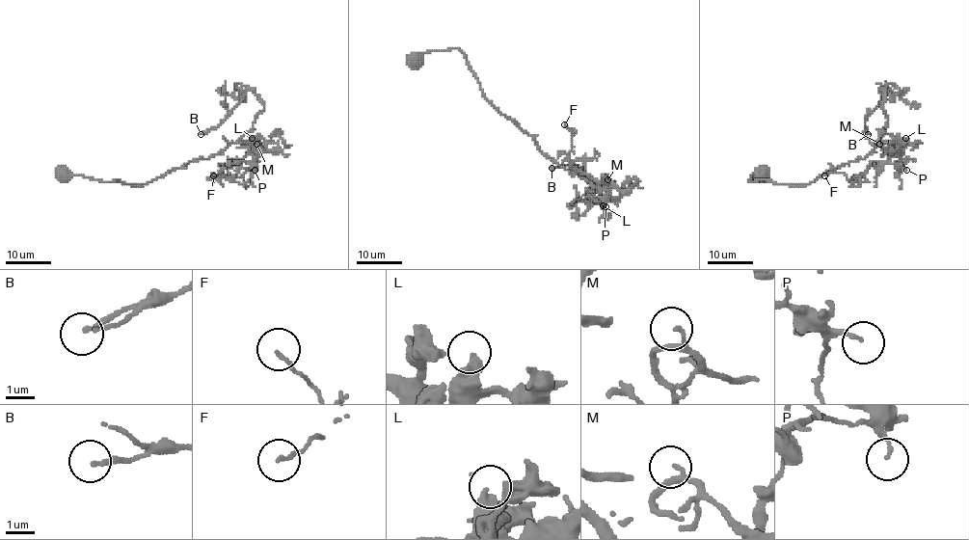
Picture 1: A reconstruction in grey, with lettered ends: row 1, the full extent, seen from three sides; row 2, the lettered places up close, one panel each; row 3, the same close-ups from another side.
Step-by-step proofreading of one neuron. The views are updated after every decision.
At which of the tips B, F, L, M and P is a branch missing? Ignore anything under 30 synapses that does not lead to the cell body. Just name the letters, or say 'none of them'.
none of them

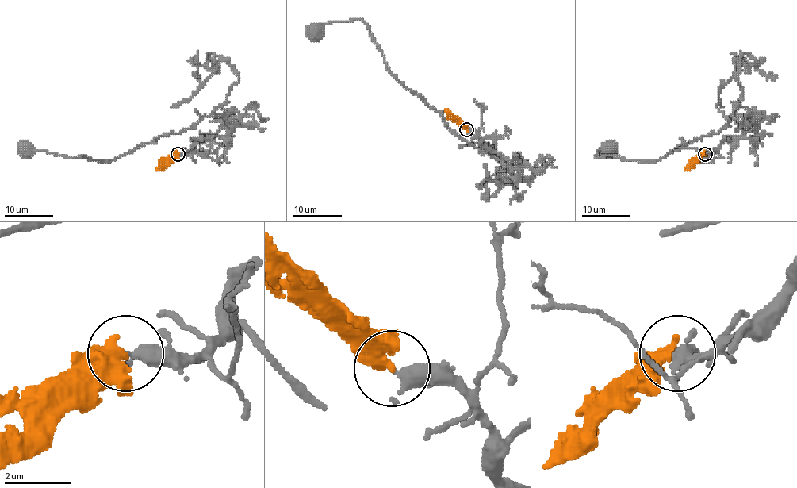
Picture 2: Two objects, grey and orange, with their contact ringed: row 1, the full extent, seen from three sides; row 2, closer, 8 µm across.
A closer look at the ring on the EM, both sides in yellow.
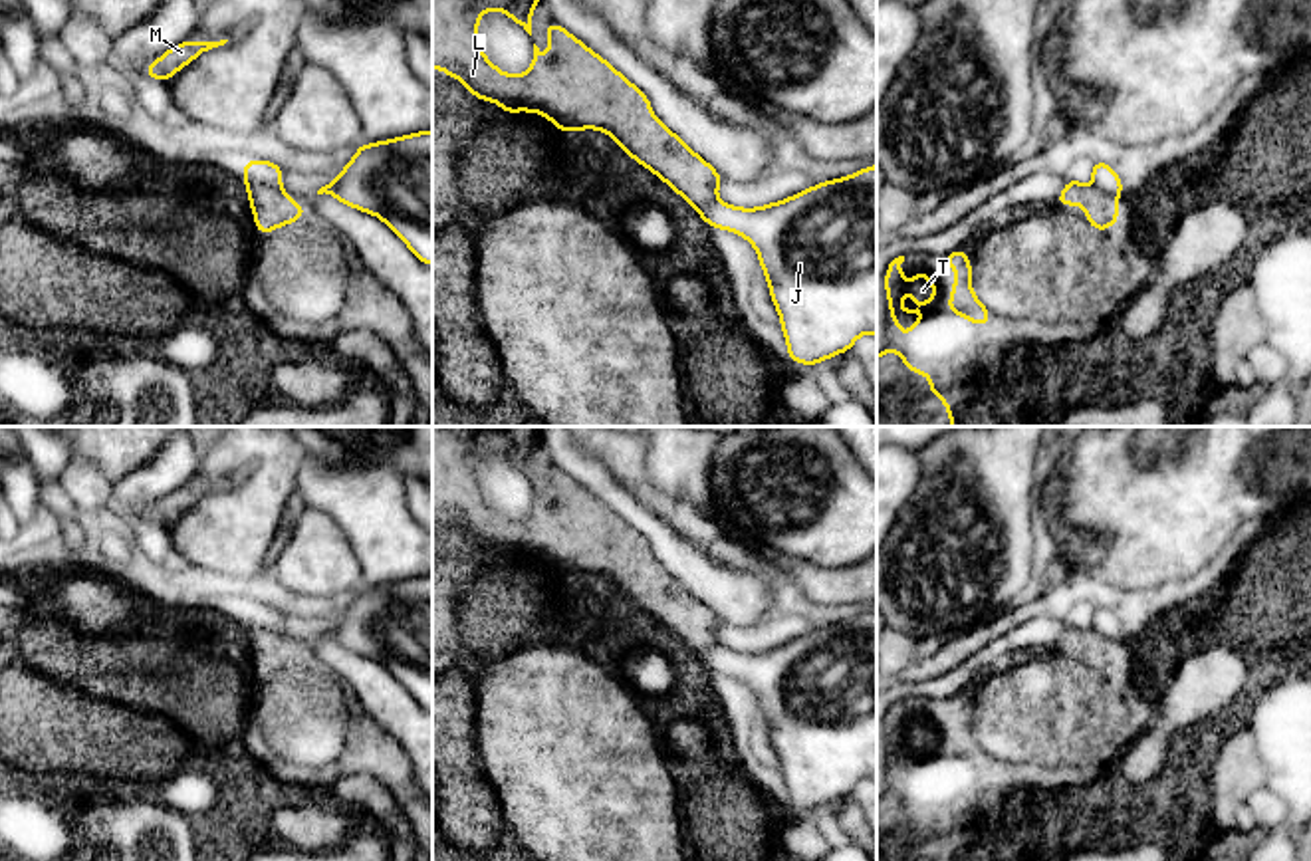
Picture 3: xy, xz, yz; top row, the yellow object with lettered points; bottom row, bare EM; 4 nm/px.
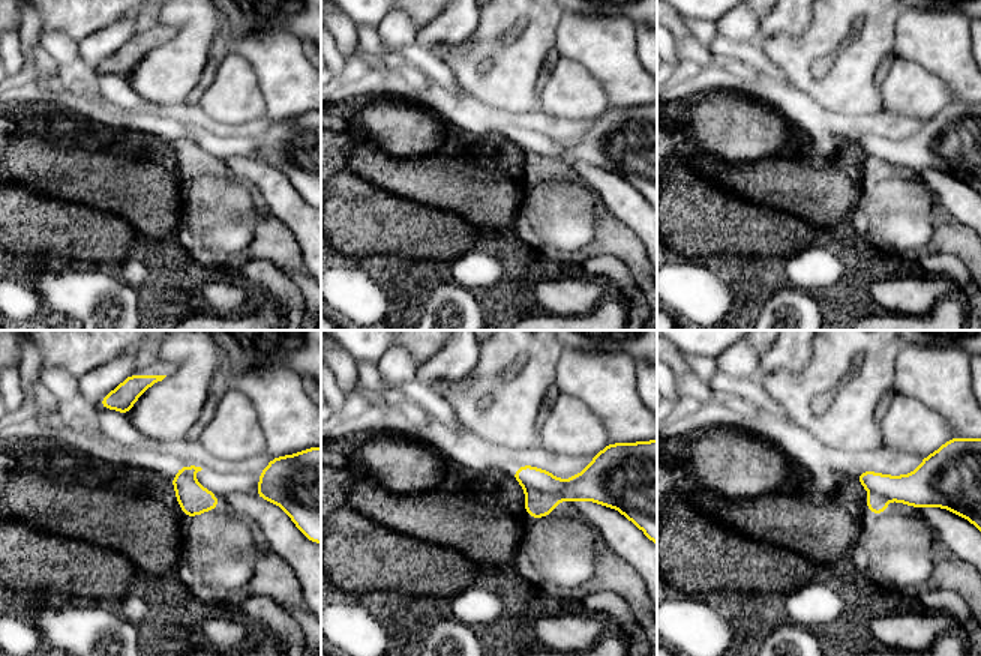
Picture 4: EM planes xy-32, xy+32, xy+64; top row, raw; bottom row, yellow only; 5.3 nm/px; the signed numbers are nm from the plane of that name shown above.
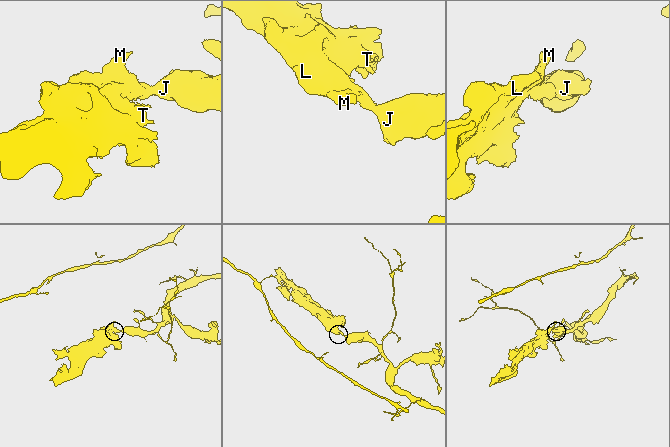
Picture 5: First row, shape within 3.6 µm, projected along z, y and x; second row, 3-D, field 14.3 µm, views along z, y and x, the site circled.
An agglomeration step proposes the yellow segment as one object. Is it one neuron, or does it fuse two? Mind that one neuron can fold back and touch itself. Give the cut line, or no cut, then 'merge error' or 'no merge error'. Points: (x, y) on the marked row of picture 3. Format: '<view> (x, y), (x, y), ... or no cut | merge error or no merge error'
xy (246, 181), (272, 185), (282, 191) | merge error

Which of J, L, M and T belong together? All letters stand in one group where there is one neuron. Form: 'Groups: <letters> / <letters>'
Groups: J / L M T

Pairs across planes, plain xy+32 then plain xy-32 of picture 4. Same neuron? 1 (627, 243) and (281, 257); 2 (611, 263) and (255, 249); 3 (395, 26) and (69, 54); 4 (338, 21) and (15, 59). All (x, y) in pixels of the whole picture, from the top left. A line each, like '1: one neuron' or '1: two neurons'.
1: one neuron
2: two neurons
3: one neuron
4: one neuron

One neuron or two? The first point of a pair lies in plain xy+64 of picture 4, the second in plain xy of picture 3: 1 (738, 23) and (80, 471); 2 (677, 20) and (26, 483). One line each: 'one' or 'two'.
1: one
2: one

